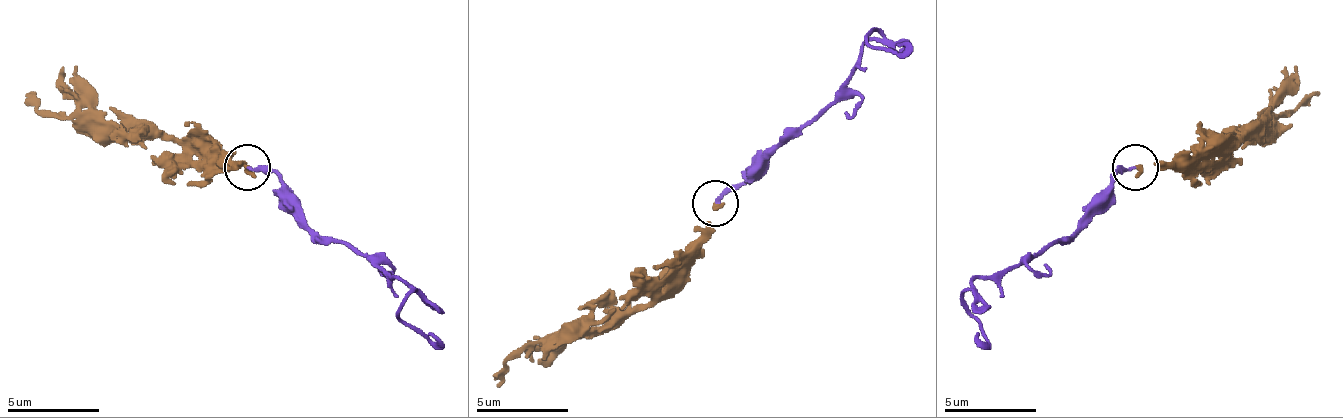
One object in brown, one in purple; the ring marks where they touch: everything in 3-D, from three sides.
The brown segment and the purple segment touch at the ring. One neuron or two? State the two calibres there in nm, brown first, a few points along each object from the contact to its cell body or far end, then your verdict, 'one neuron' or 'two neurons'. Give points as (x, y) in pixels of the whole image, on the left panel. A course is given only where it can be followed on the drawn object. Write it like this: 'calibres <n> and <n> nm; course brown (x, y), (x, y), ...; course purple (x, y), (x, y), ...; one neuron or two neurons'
calibres 240 and 180 nm; course brown (245, 166), (213, 166), (177, 139), (144, 139), (131, 129), (94, 129), (62, 120), (29, 97); course purple (245, 166), (273, 171), (282, 198), (324, 235), (351, 244), (406, 290), (397, 313), (443, 350); one neuron

